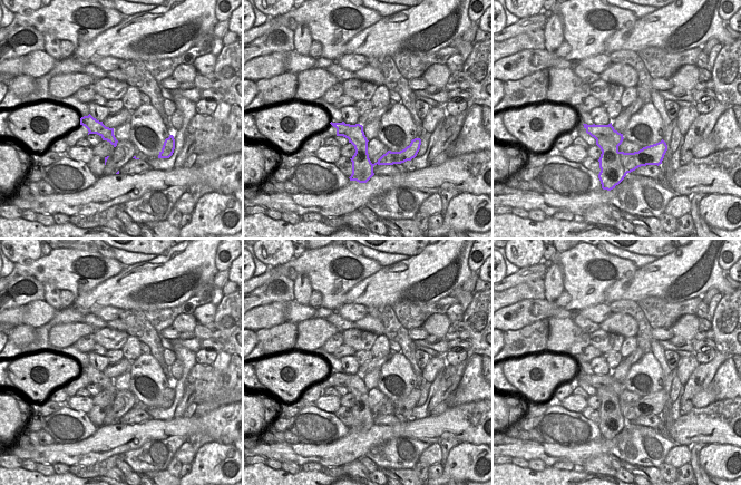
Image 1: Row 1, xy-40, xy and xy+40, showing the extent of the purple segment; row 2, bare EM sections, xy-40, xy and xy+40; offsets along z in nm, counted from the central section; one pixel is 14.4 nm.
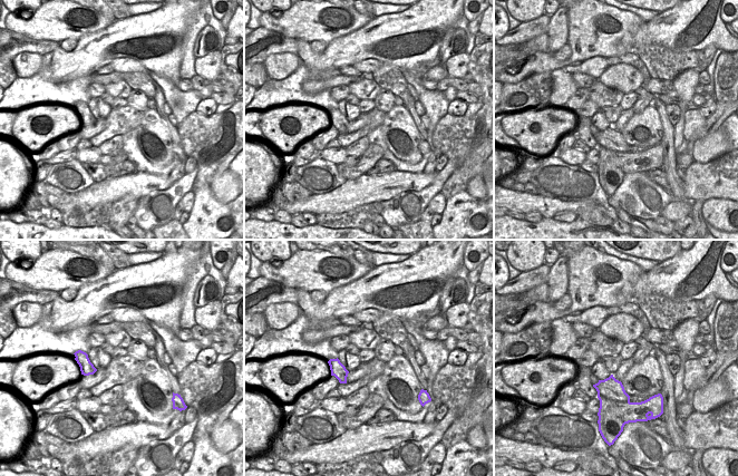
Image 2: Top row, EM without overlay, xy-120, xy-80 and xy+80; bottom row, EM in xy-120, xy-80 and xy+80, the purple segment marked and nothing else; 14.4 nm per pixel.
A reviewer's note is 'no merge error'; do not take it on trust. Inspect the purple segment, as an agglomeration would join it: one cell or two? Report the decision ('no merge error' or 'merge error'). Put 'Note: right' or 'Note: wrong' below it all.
merge error
Note: wrong

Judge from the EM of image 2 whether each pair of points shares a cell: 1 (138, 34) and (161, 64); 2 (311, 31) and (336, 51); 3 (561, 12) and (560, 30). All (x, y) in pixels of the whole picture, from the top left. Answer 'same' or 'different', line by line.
1: same
2: different
3: same

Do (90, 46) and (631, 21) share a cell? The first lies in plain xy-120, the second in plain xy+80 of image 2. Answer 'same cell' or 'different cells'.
different cells

